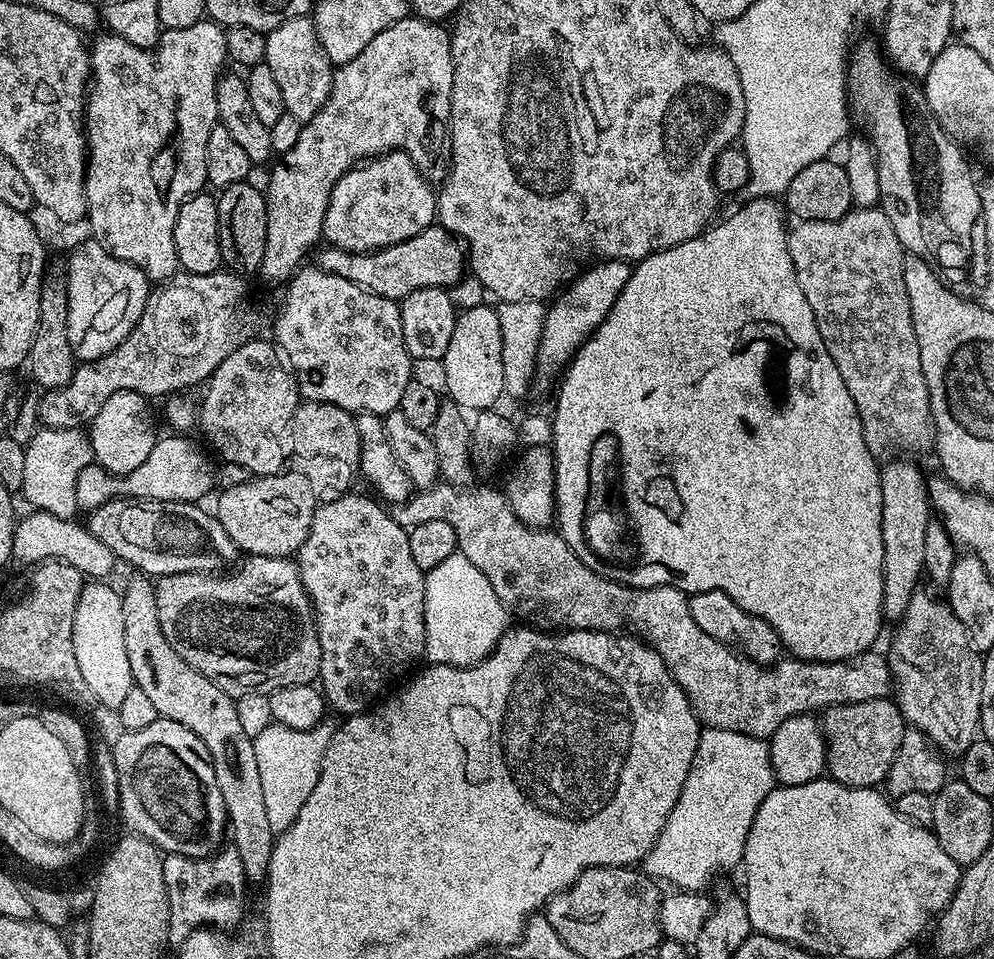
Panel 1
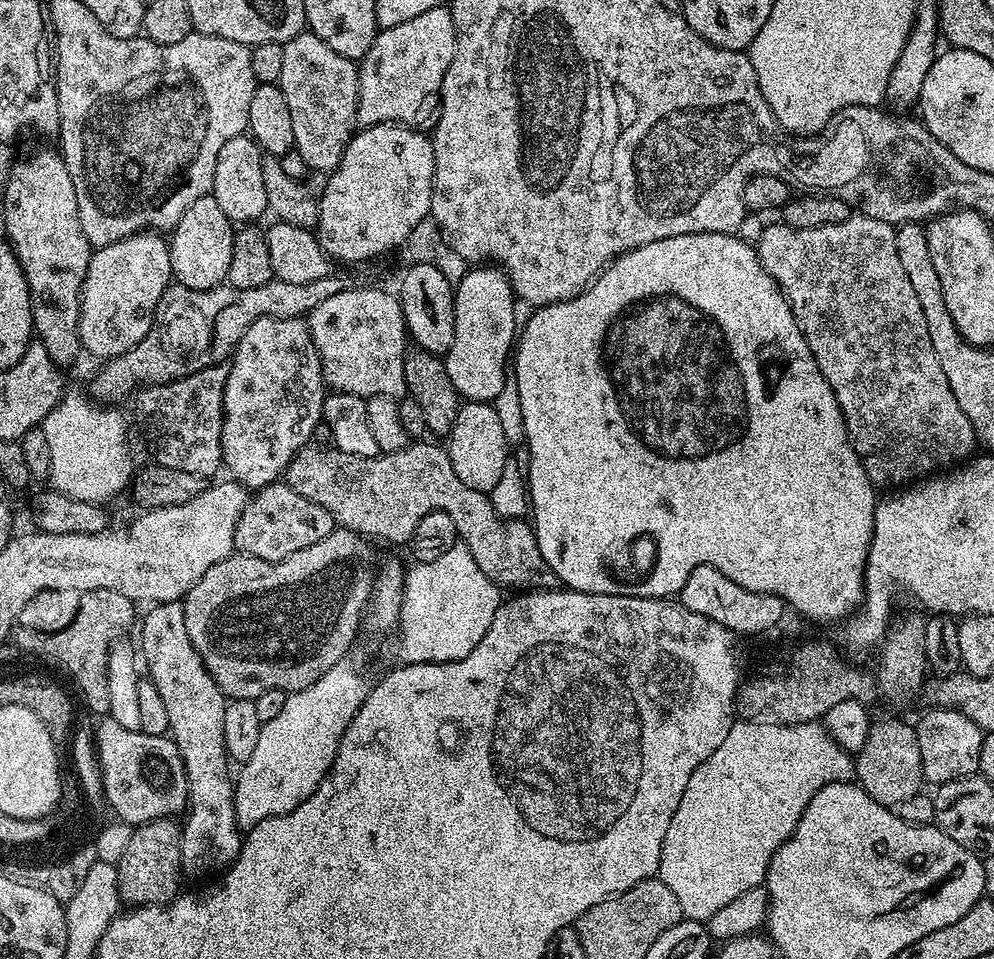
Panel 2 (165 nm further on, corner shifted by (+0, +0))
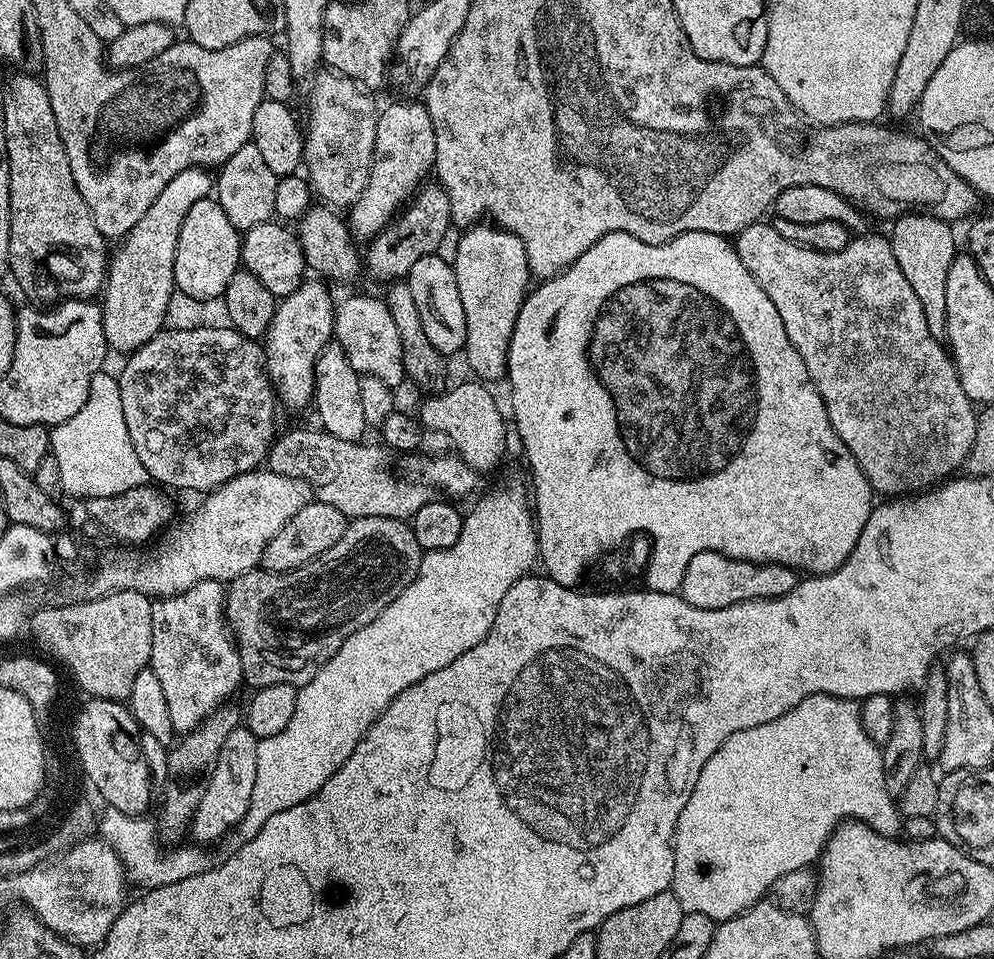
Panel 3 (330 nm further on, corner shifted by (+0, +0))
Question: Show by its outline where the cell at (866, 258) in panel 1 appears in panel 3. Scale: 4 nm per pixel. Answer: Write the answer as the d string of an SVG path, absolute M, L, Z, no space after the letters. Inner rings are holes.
M757 222L746 226L735 237L734 247L738 258L742 258L742 266L750 270L750 274L766 290L766 298L774 302L778 309L778 318L782 318L782 326L786 326L786 334L790 342L802 354L802 362L806 362L806 370L818 390L822 394L822 402L826 406L826 414L830 414L830 426L842 438L846 450L854 454L858 466L866 474L873 493L884 498L903 498L909 494L927 490L937 482L951 477L956 467L967 461L970 450L974 444L974 426L976 425L977 409L972 399L962 390L962 382L956 373L956 365L953 364L949 349L934 334L930 334L930 326L926 326L926 314L922 314L922 305L910 282L906 282L906 274L902 274L902 266L898 266L898 258L894 258L891 239L884 236L857 235L849 239L848 244L837 252L815 252L812 248L803 248L800 244L790 242L778 234L775 226L768 222Z

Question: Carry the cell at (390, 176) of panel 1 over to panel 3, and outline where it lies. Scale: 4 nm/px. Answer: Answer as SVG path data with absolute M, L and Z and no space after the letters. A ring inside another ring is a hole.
M404 102L408 104L392 104L388 109L381 111L376 117L376 141L372 155L372 169L370 178L366 182L366 190L353 202L346 212L346 223L353 235L364 242L371 241L392 223L394 217L403 209L416 194L422 182L429 179L436 163L436 143L434 142L434 122L430 122L430 114L423 103Z

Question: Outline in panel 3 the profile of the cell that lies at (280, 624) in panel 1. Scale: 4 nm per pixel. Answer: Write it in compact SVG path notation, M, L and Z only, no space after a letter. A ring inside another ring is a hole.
M358 516L349 519L346 534L317 560L289 572L253 570L231 581L224 593L224 618L240 655L243 683L255 690L275 684L299 686L310 682L310 678L338 654L350 634L366 626L366 622L374 622L374 618L414 582L421 555L418 538L414 538L409 521Z

